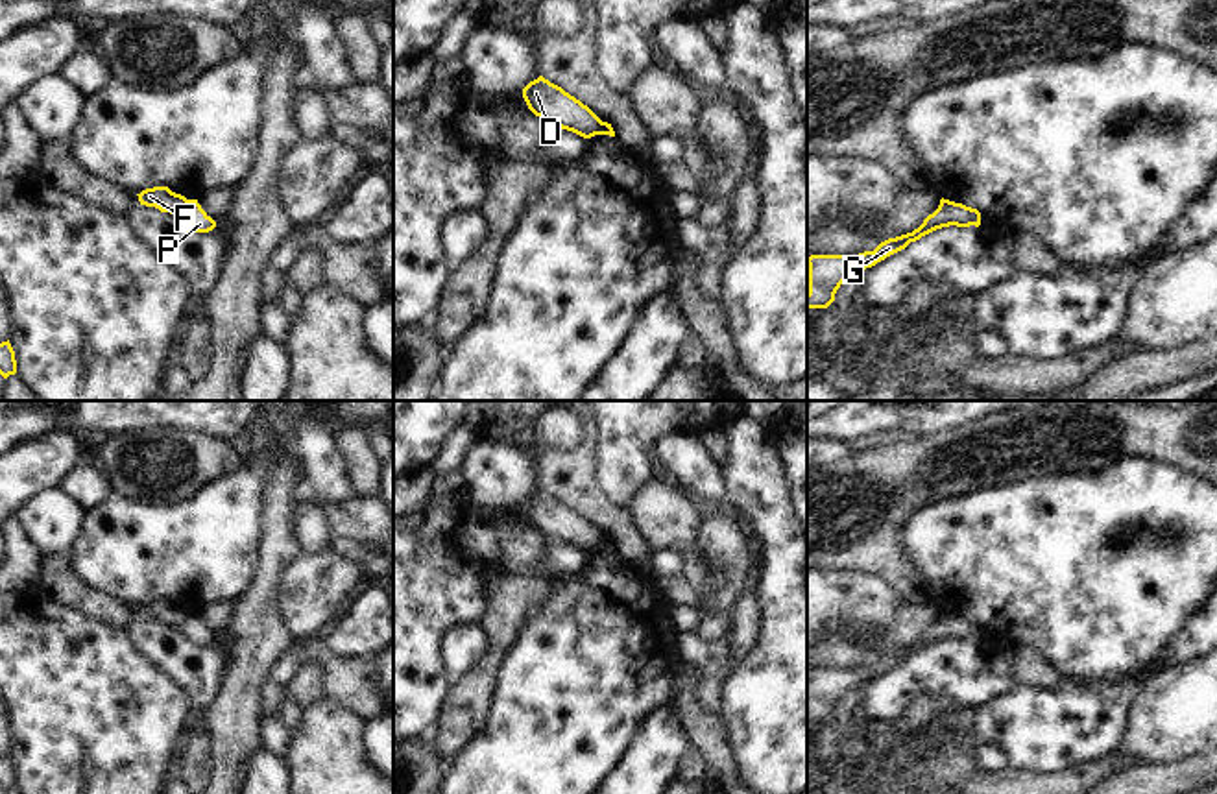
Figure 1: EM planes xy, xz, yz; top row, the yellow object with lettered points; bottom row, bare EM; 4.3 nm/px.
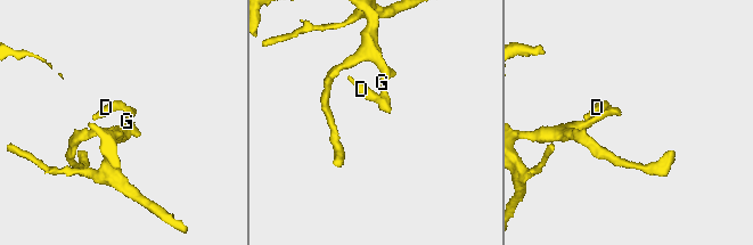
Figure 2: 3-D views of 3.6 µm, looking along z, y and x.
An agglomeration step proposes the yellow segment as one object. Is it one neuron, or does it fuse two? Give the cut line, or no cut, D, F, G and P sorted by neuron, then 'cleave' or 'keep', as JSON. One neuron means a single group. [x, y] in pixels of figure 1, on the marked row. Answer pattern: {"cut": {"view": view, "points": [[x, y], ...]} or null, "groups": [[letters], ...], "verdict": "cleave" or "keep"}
{"cut": {"view": "xy", "points": [[187, 200], [178, 215]]}, "groups": [["D", "F"], ["G", "P"]], "verdict": "cleave"}

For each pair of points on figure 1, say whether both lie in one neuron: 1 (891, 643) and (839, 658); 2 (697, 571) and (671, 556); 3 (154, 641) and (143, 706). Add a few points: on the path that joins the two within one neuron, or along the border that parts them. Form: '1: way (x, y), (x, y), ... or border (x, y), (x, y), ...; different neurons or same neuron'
1: way (878, 652), (852, 654); same neuron
2: border (680, 553), (684, 571); different neurons
3: border (124, 630), (126, 637), (183, 691); different neurons

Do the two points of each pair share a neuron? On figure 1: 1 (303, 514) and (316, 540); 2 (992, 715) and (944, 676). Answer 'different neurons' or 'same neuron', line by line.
1: same neuron
2: different neurons

